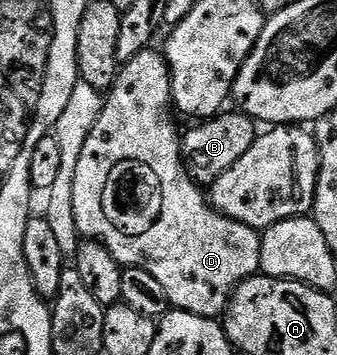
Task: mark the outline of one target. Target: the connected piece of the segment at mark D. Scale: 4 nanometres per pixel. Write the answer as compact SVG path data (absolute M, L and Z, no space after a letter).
M147 48L141 50L136 56L132 56L127 62L121 63L114 86L105 95L99 119L96 120L91 135L86 139L84 150L80 153L80 158L77 161L72 203L73 211L75 212L76 228L83 239L101 242L103 246L106 246L108 252L112 252L114 259L121 262L123 267L135 266L144 272L149 272L163 286L173 309L192 312L196 316L218 320L225 315L226 305L230 302L234 289L241 282L255 277L261 271L260 244L262 243L262 235L259 231L253 230L248 224L240 224L236 220L225 218L219 210L211 206L207 191L199 186L197 182L190 179L190 174L186 171L184 163L182 163L180 130L174 127L170 114L172 115L170 65L166 62L165 53L158 51L157 54L154 48Z

